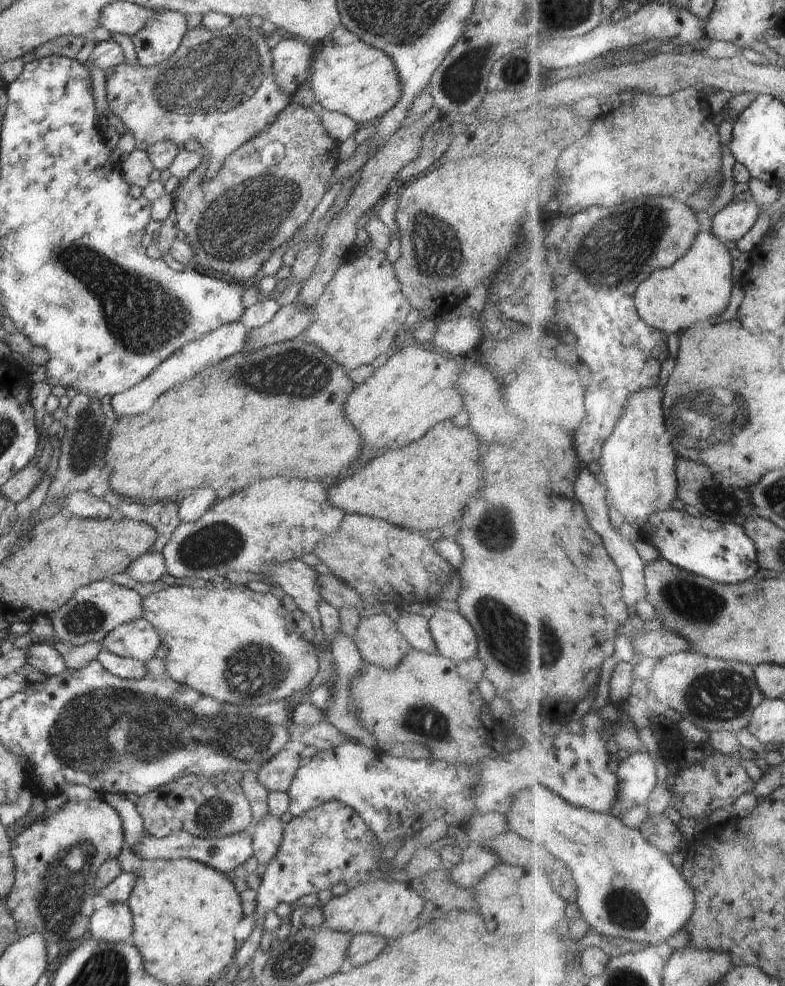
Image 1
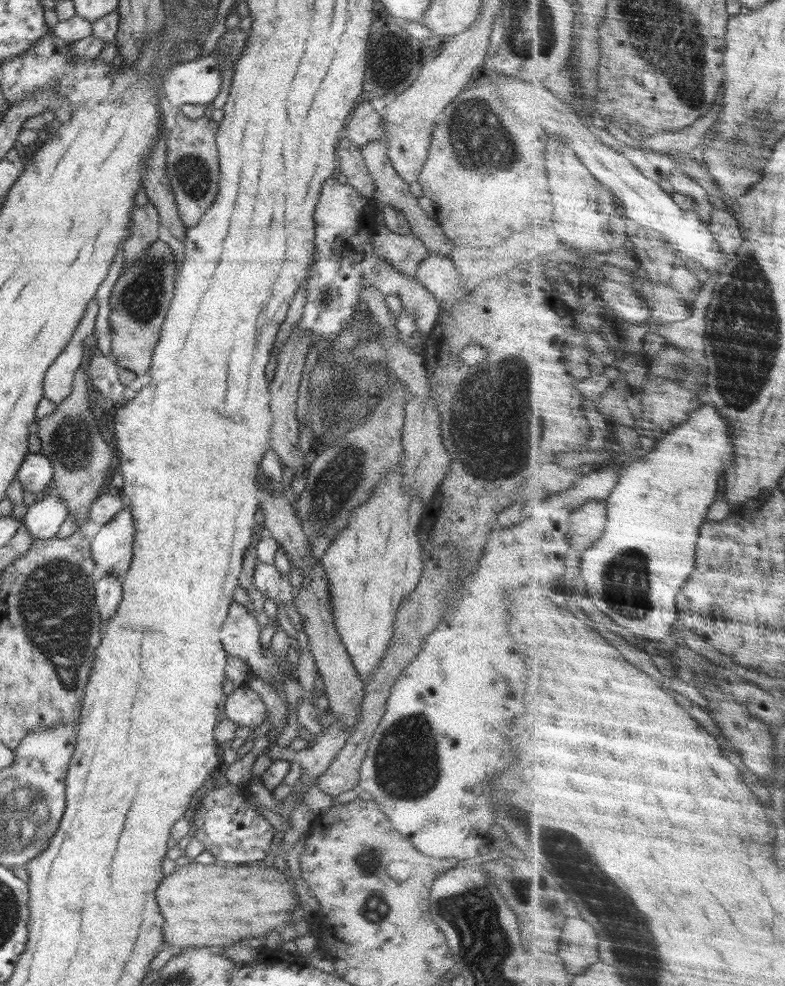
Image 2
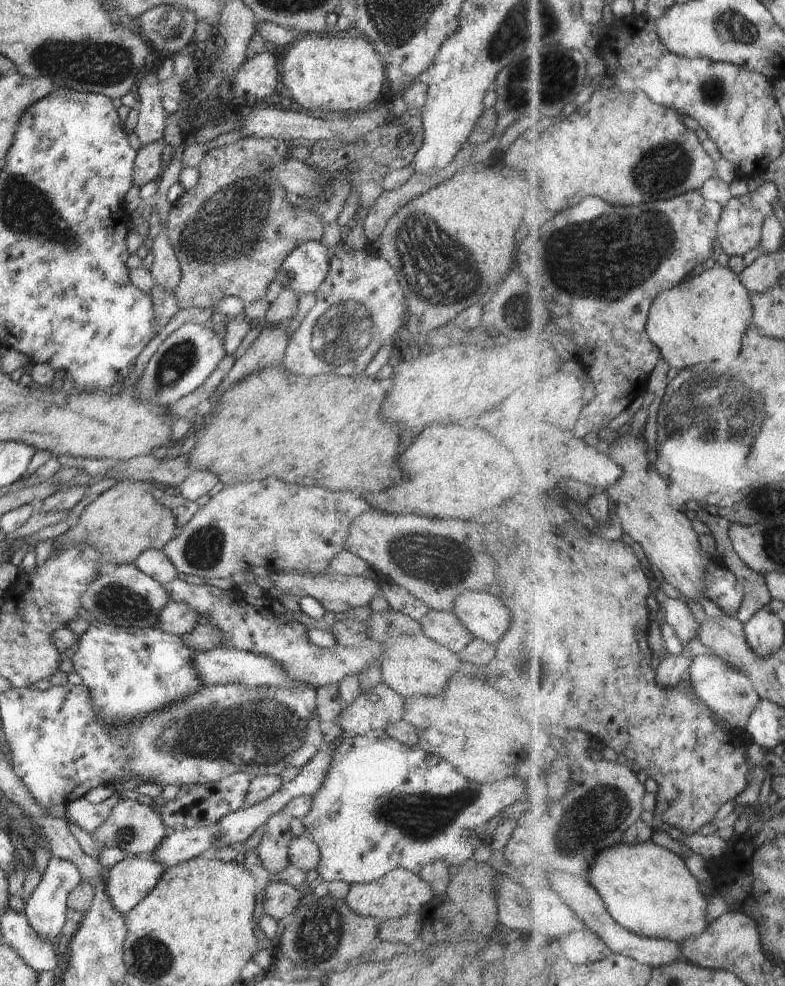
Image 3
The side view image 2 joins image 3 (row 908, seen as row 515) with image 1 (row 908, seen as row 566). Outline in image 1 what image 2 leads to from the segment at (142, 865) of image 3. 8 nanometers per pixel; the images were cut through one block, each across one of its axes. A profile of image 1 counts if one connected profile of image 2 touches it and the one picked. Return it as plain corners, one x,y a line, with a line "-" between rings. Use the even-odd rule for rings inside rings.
108,903
91,914
87,935
107,943
133,944
133,916
127,903

